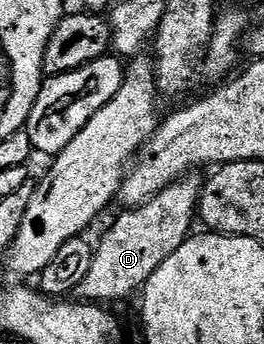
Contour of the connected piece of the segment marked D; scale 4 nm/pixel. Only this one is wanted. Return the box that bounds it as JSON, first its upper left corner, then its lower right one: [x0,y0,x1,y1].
[73,175,203,303]

